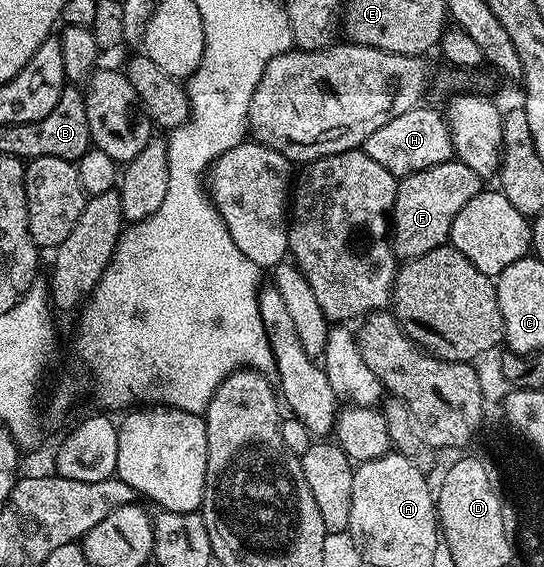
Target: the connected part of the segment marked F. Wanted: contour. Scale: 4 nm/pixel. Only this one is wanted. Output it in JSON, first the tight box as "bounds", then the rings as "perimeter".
{"bounds":[392,160,484,260],"perimeter":[[[451,160],[407,174],[398,183],[398,195],[392,211],[392,245],[399,259],[409,260],[432,252],[432,248],[447,245],[450,240],[452,220],[456,212],[484,188],[484,179],[476,176],[468,164]]]}

